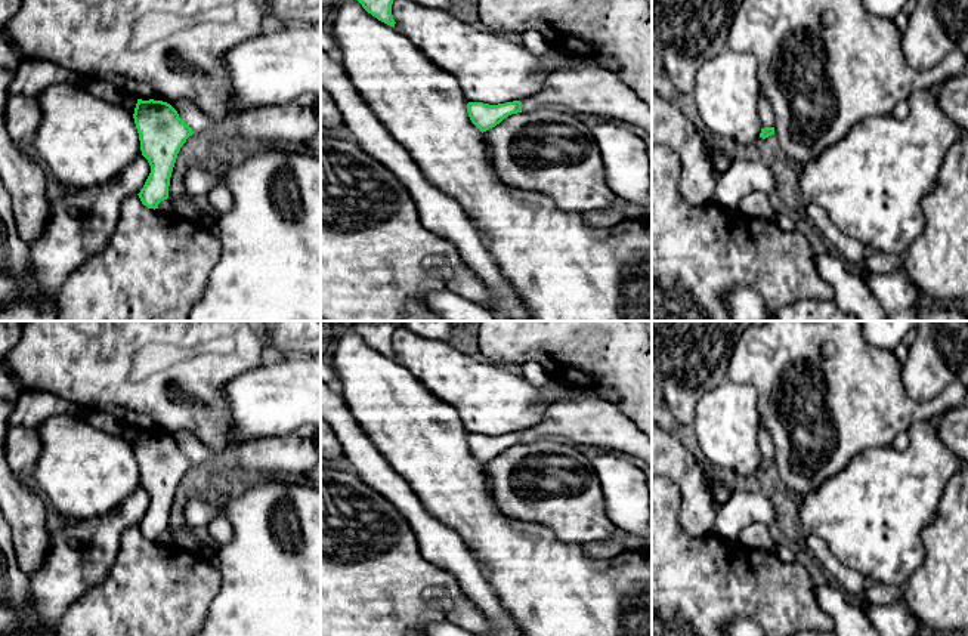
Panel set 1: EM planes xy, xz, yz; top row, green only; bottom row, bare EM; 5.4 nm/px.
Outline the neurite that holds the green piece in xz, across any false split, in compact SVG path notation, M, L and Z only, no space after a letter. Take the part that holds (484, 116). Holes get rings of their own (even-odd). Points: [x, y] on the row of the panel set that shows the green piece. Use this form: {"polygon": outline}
{"polygon": "M513 101L498 105L468 102L467 112L471 123L483 133L500 124L508 115L522 112L522 102Z"}

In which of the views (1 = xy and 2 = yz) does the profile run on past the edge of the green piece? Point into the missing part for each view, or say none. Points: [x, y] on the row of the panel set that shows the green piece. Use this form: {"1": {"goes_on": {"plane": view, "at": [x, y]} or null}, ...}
{"1": {"goes_on": null}, "2": {"goes_on": null}}

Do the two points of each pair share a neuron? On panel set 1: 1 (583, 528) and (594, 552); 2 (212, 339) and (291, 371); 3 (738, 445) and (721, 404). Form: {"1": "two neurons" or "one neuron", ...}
{"1": "two neurons", "2": "two neurons", "3": "one neuron"}

